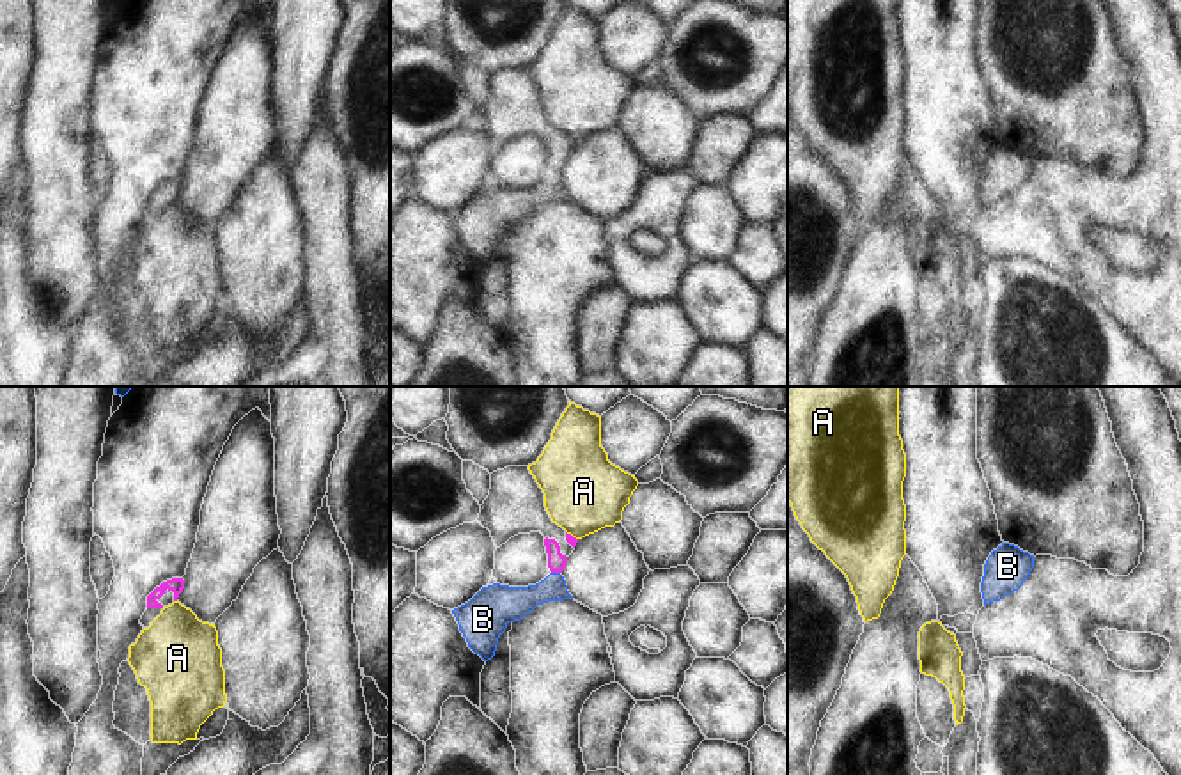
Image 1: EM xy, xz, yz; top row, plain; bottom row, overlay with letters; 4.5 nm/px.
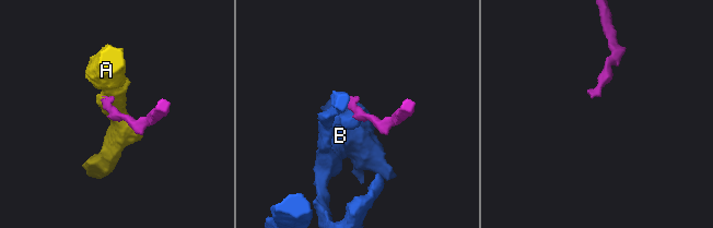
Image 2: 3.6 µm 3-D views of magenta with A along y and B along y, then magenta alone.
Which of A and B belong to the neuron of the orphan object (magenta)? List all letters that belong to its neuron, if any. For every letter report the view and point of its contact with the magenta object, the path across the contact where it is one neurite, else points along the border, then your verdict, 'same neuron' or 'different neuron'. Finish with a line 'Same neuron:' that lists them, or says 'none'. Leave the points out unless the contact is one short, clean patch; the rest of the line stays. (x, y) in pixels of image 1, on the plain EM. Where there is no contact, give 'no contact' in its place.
A: xz (570, 137) | along xz (566, 133), (577, 142) | different neuron
B: xz (555, 174) | along xz (552, 174), (559, 176) | different neuron
Same neuron: none

